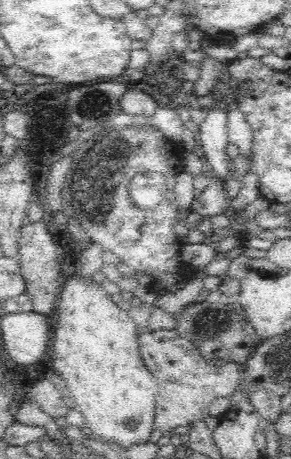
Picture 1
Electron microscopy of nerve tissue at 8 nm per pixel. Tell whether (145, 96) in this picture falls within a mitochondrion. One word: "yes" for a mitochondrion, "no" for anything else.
no

